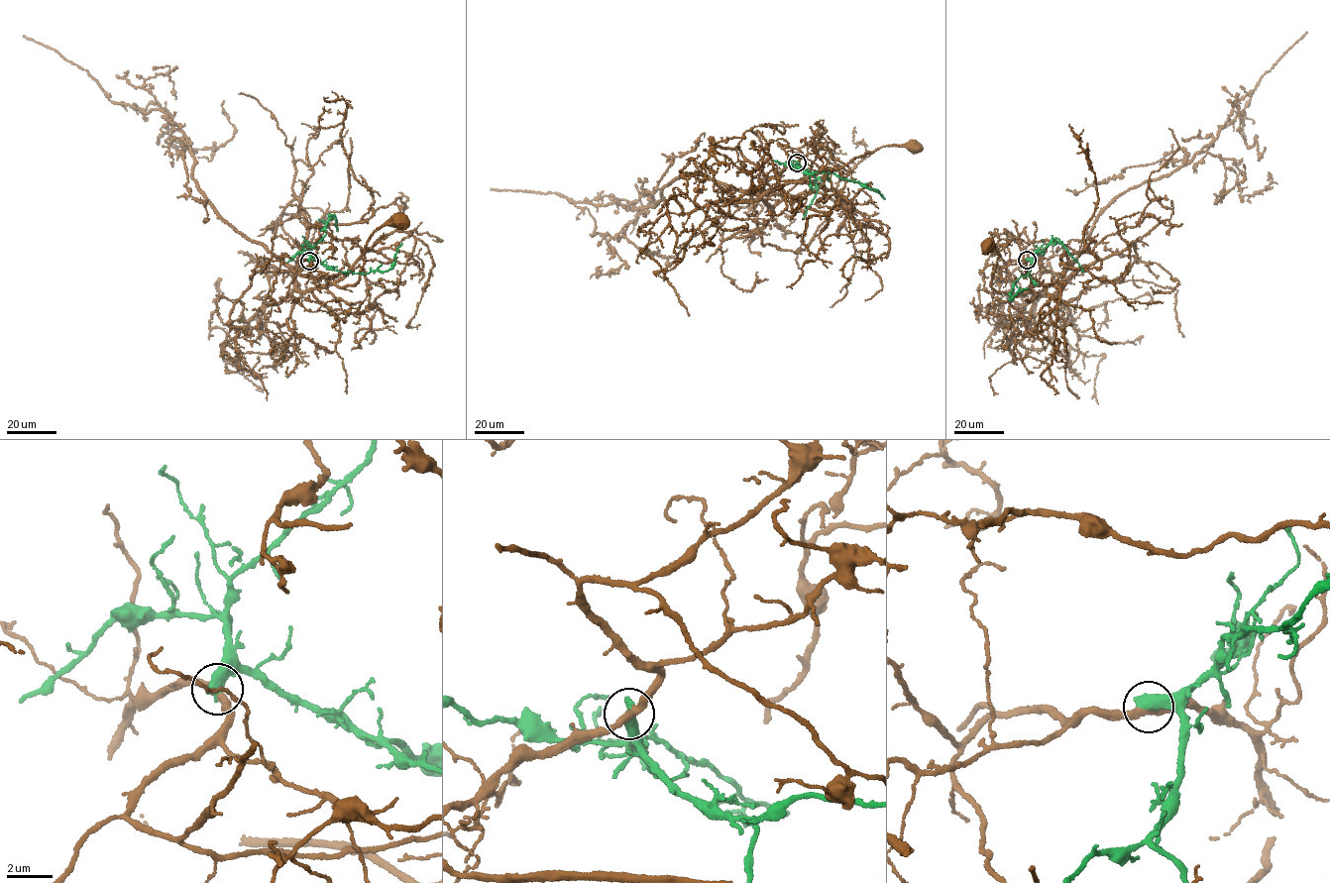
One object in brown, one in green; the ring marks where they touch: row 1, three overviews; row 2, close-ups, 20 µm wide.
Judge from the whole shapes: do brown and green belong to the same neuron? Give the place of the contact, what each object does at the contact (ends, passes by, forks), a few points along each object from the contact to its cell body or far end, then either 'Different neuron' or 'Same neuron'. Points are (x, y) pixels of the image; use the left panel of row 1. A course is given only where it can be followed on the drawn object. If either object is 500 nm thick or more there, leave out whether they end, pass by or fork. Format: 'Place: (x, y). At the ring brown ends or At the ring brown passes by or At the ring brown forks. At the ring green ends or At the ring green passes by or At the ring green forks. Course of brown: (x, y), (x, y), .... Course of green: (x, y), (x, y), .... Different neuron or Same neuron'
Place: (309, 261). Course of brown: (309, 261), (299, 263), (297, 274), (326, 278), (341, 287), (352, 285), (359, 278), (370, 235), (398, 221). Course of green: (309, 261), (311, 259), (345, 273), (383, 272), (391, 268), (402, 244). Different neuron

